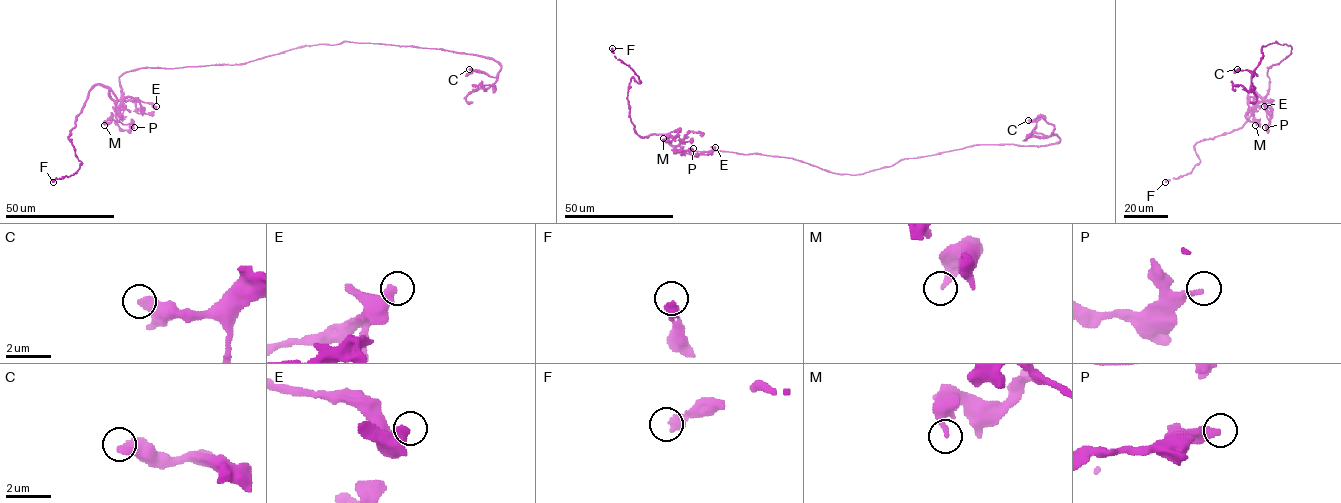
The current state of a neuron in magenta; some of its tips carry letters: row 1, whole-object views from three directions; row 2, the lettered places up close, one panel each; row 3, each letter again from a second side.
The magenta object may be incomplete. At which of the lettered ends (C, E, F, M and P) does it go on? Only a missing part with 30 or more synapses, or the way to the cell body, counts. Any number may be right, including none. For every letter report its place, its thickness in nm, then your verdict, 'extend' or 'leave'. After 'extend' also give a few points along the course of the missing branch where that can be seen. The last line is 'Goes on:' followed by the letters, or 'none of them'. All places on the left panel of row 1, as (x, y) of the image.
C: (469, 69) | 480 nm | leave
E: (156, 106) | 400 nm | leave
F: (53, 182) | 400 nm | leave
M: (104, 125) | 240 nm | leave
P: (134, 127) | 300 nm | leave
Goes on: none of them

